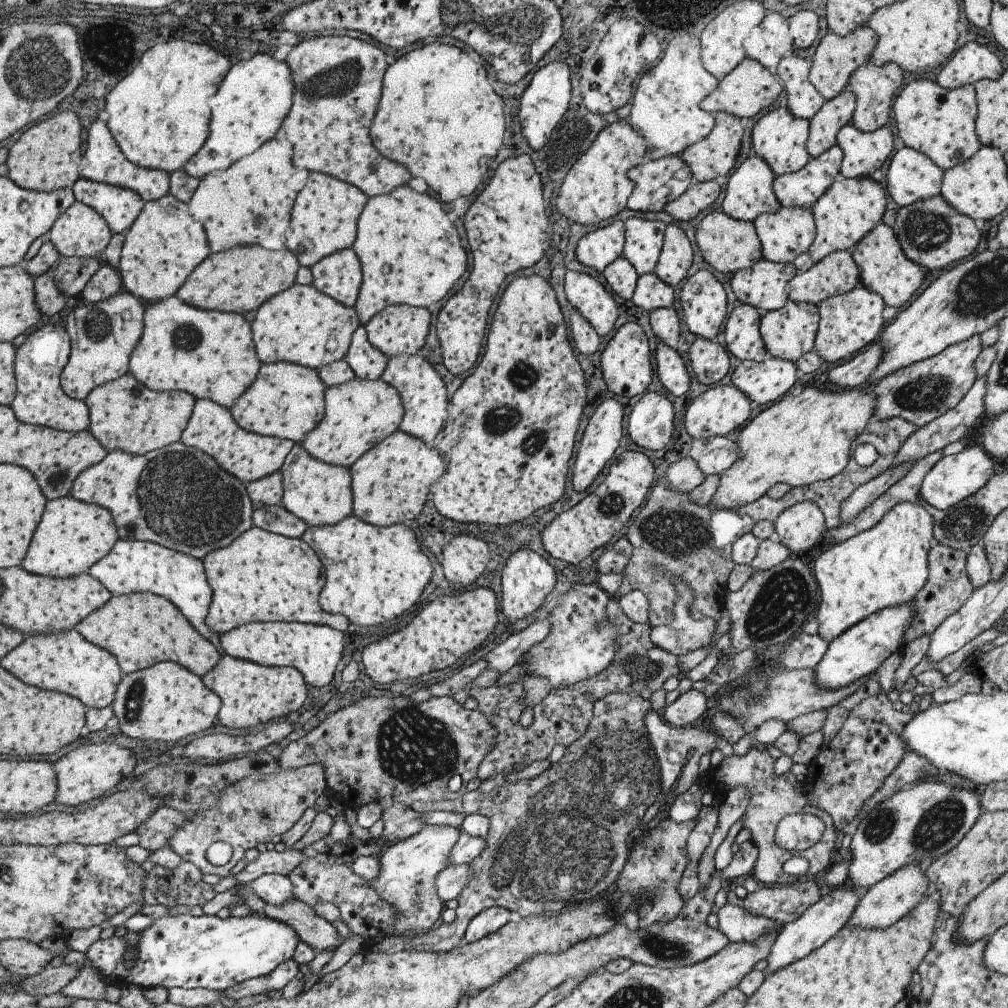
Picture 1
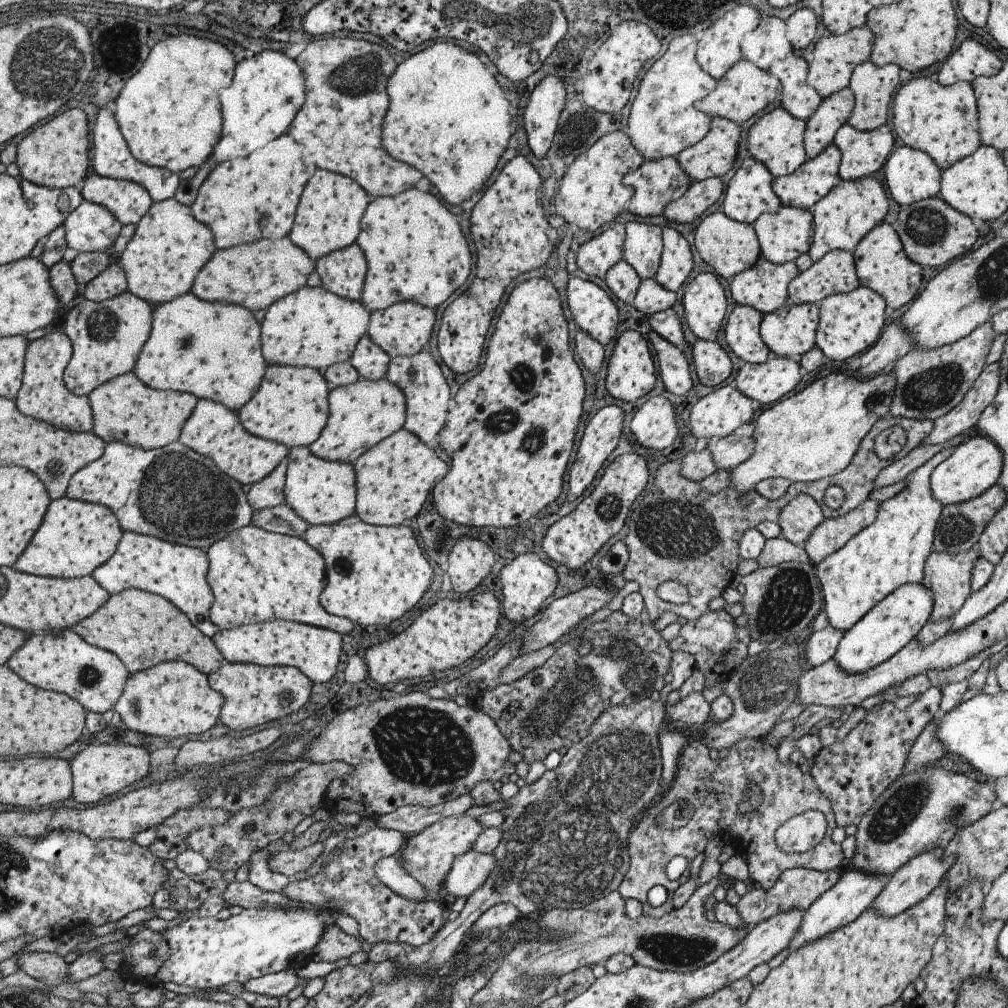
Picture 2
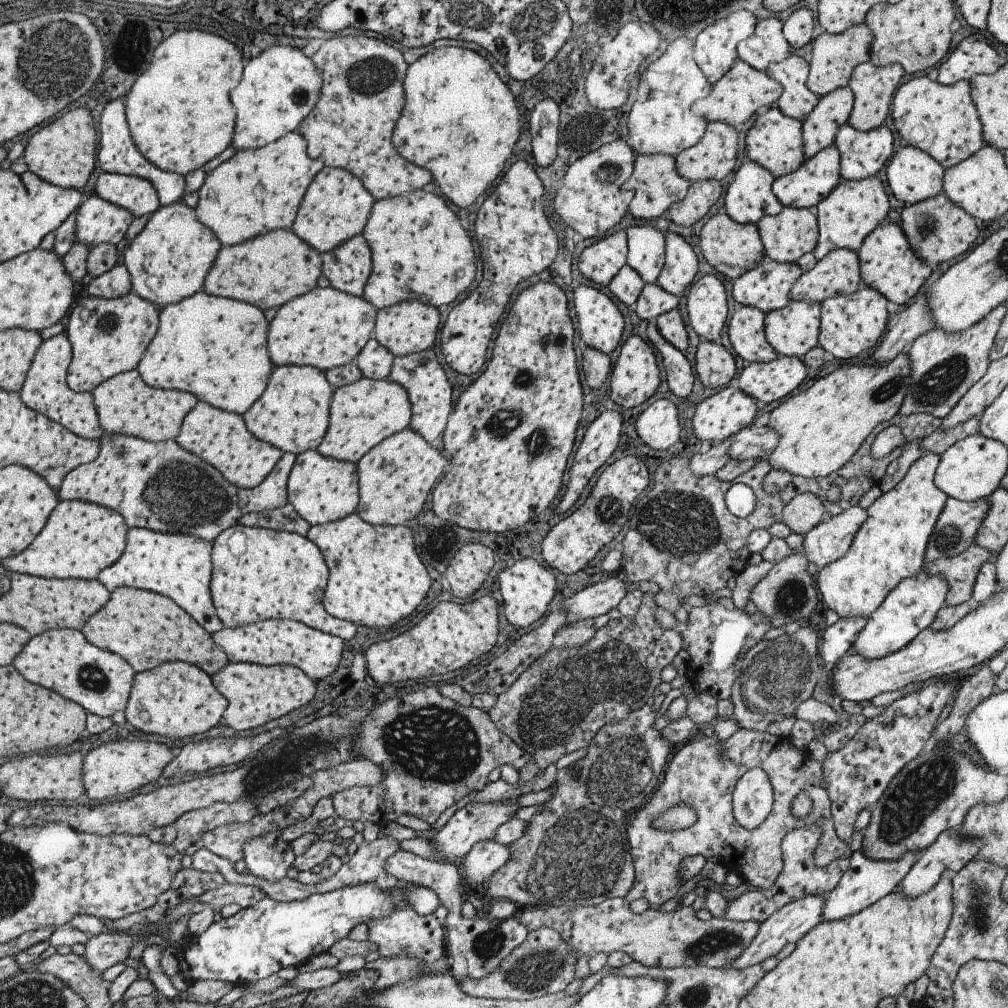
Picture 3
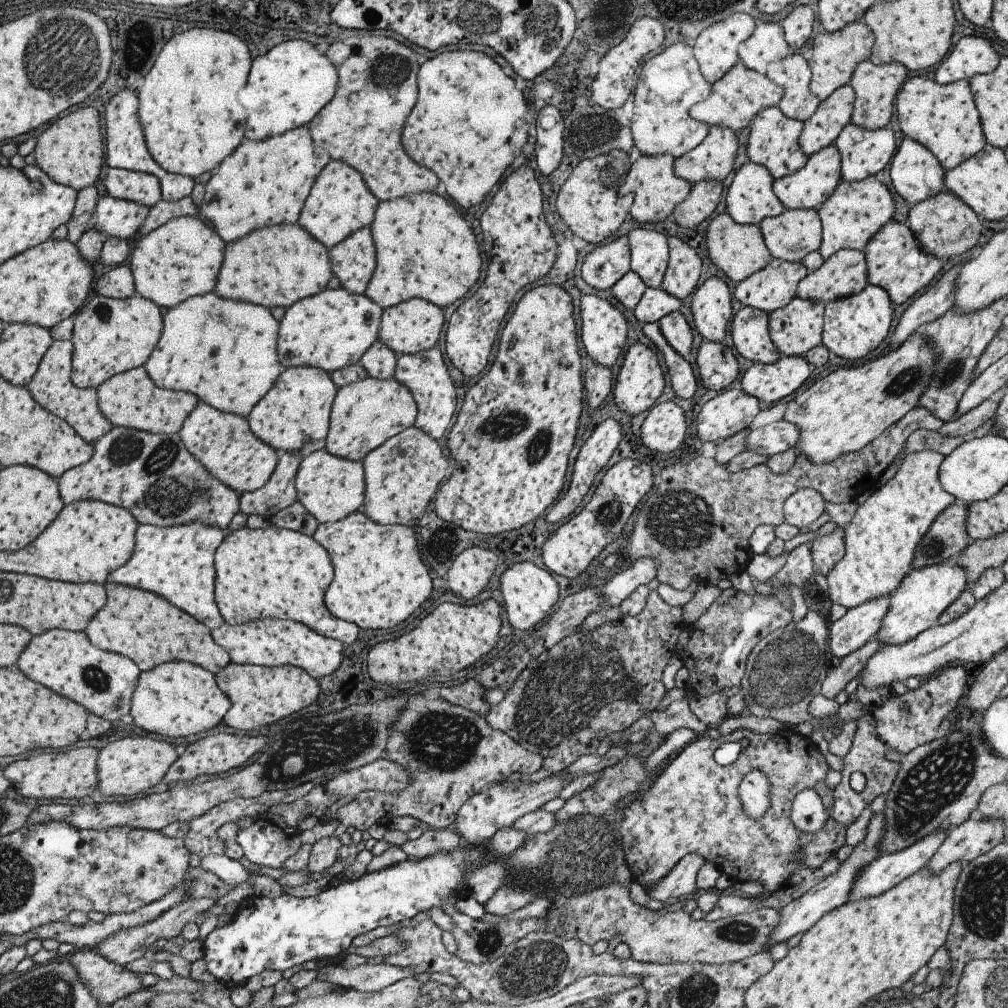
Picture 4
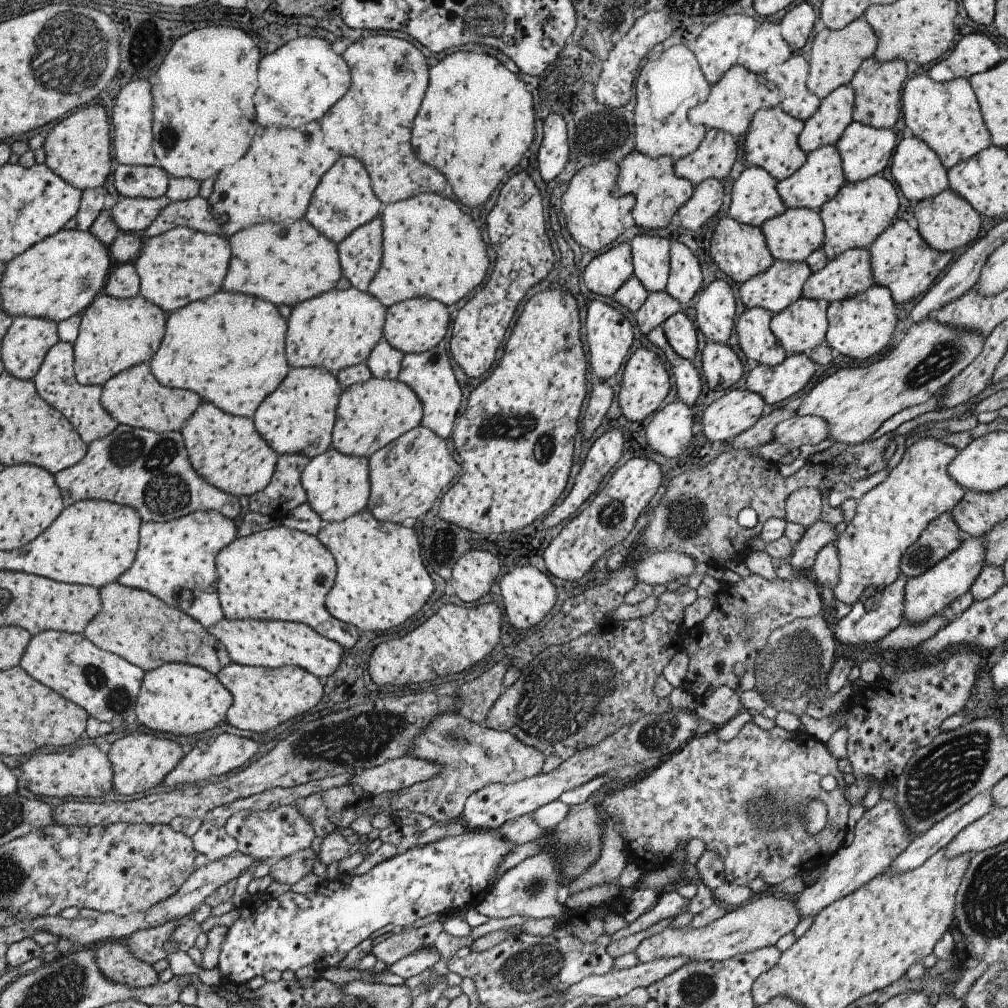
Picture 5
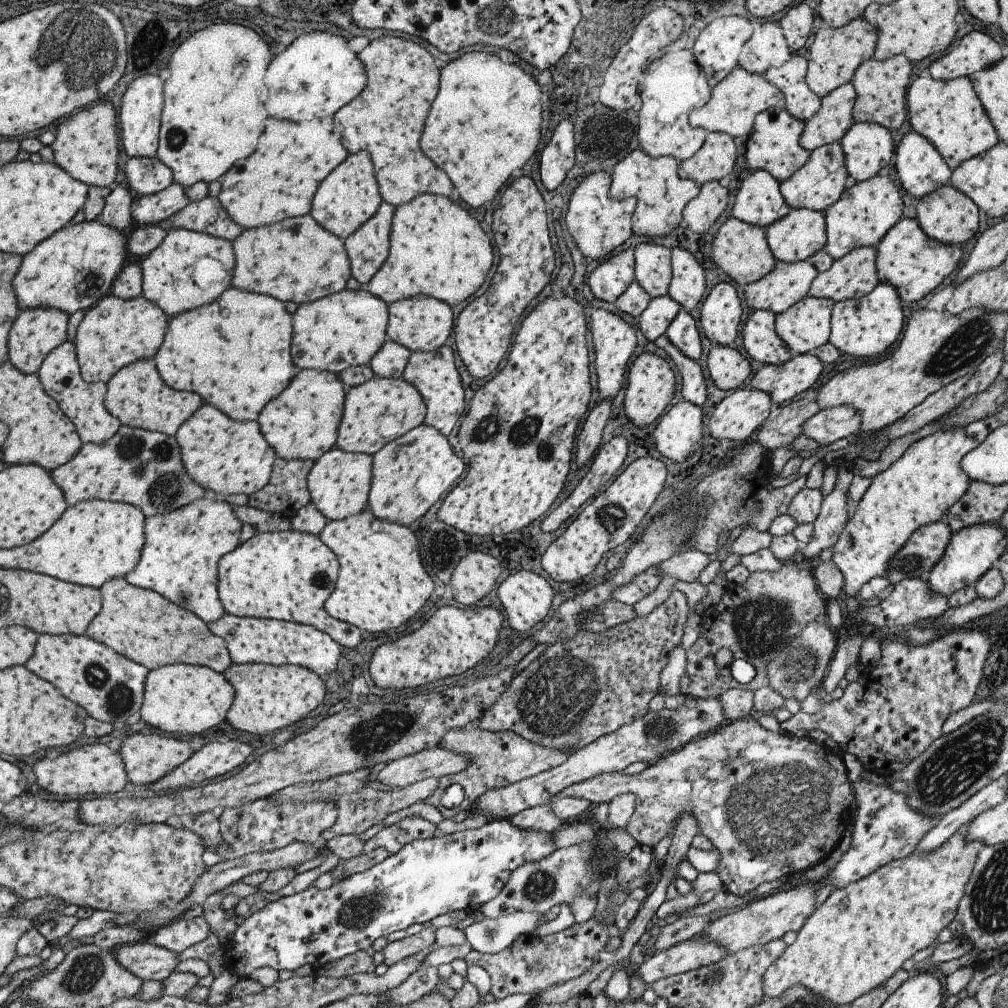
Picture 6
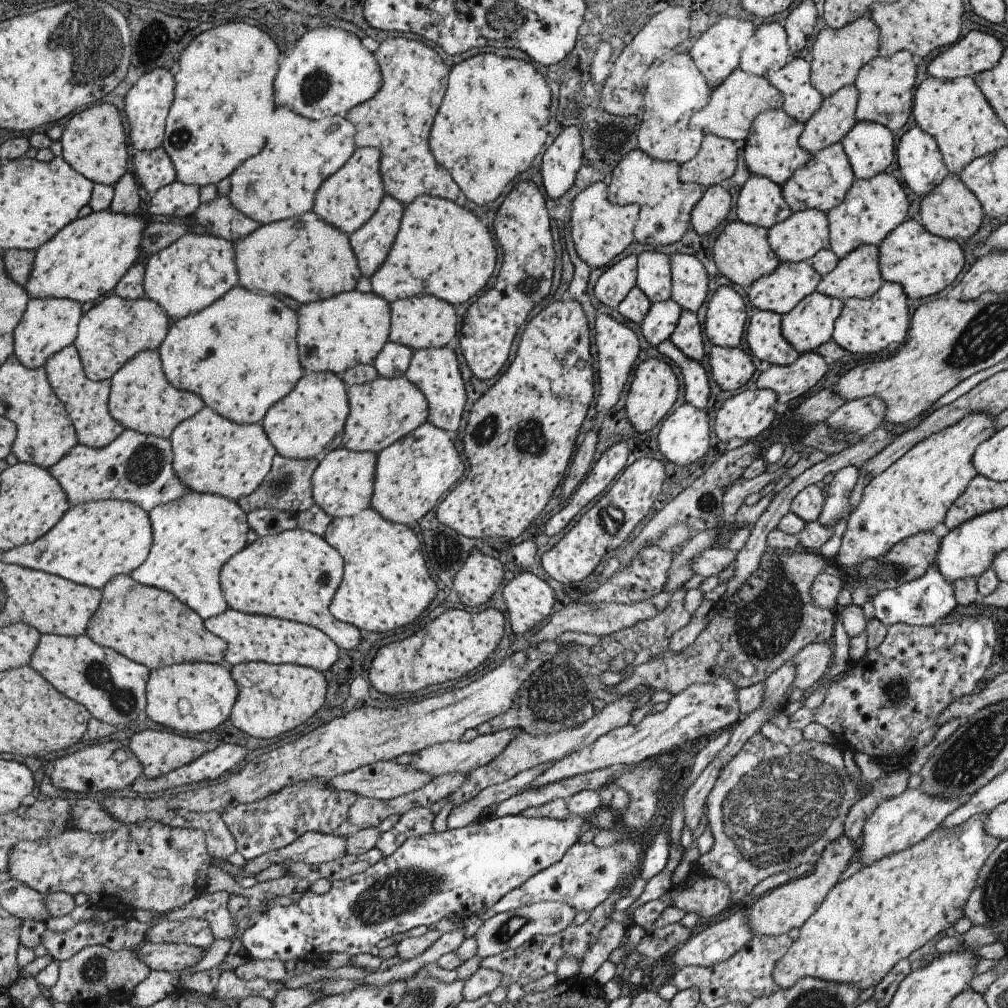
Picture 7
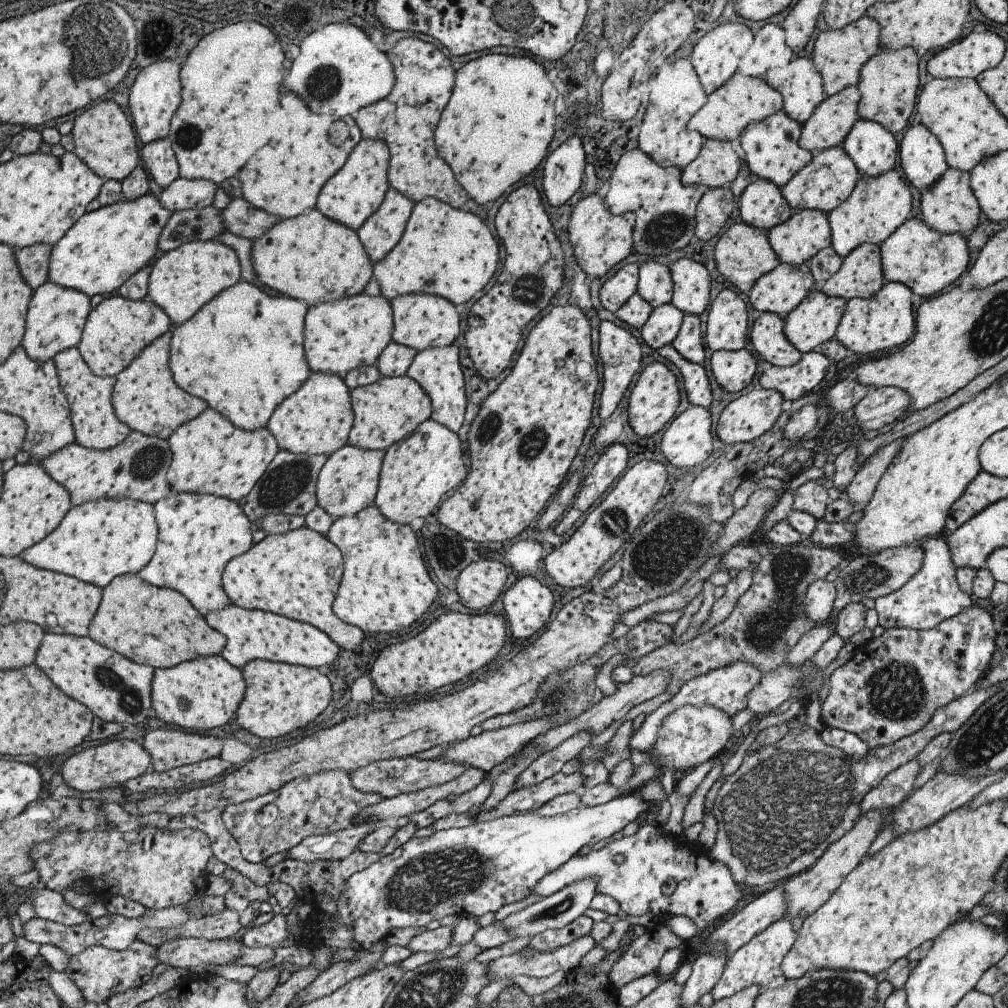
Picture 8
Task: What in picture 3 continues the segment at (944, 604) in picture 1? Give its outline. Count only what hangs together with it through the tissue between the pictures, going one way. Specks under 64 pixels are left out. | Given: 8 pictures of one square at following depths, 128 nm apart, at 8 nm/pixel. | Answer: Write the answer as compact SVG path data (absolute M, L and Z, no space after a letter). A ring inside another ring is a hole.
M974 543L968 550L953 557L942 557L924 565L924 571L931 575L940 575L947 580L949 591L946 605L959 605L971 602L971 592L980 567L984 563L996 560L998 552L986 550Z

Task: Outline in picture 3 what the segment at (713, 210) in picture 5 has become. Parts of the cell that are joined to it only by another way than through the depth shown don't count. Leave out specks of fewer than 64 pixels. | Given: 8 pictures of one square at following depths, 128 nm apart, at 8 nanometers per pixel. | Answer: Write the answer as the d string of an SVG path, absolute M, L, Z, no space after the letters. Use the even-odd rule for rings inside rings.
M708 179L691 183L686 196L670 206L666 216L678 226L692 226L704 218L722 196L722 182Z

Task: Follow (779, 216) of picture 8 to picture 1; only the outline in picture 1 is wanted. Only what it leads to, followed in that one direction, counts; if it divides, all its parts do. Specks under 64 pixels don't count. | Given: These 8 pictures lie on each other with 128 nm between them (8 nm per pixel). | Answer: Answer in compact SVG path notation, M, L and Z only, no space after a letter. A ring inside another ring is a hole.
M758 155L748 157L729 178L722 202L722 212L729 217L752 223L762 213L777 211L781 204L774 194L773 182L775 178L775 174L763 158Z

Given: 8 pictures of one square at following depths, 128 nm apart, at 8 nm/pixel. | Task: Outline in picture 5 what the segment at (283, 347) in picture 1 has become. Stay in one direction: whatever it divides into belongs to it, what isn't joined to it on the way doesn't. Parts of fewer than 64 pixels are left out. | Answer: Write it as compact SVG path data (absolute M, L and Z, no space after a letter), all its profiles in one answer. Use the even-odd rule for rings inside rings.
M332 289L292 308L287 320L286 358L290 368L322 367L336 376L342 369L365 363L383 338L385 307L367 291Z

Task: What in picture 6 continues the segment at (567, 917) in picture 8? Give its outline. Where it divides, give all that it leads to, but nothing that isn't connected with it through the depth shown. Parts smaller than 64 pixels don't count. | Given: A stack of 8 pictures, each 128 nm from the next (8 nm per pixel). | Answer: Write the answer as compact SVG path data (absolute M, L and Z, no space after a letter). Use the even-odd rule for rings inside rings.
M514 911L495 919L486 917L462 931L474 950L493 955L505 951L544 922L544 914L539 912Z

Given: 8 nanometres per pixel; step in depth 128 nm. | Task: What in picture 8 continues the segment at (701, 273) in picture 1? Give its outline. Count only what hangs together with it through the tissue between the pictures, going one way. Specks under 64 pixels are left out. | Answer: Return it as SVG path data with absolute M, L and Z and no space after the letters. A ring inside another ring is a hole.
M724 288L708 310L705 344L713 351L744 349L748 336L746 302Z

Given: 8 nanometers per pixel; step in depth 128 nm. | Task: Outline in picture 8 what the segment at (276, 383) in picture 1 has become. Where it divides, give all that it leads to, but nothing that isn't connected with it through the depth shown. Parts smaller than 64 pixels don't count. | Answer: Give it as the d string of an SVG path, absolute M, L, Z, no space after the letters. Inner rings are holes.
M316 371L294 394L276 407L266 428L282 450L329 457L347 444L354 419L351 390L345 380L337 374Z

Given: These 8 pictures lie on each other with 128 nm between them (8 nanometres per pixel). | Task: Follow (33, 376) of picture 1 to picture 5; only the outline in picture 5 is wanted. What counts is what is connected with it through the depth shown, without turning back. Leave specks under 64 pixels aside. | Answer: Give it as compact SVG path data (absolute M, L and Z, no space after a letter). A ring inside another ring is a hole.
M58 341L44 357L40 365L38 374L34 376L36 390L38 394L56 410L59 410L72 423L81 439L89 445L92 441L107 437L119 422L108 414L101 405L100 385L81 385L76 380L73 364L75 358L73 354L73 344Z

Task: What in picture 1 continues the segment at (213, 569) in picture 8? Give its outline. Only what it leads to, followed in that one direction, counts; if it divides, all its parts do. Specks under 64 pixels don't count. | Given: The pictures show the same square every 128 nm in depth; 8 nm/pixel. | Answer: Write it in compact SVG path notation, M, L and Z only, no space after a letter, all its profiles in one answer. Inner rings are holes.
M118 539L110 554L101 558L89 573L100 581L112 595L154 593L167 598L191 622L191 625L219 648L219 634L214 633L205 620L213 597L208 584L203 559L178 552L152 541Z

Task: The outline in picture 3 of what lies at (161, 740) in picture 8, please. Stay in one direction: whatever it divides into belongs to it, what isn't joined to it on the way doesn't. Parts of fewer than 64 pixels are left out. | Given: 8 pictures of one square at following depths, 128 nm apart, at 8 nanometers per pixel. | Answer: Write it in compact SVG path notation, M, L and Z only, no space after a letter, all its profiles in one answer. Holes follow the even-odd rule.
M116 740L93 748L90 752L86 752L83 764L85 793L92 800L106 800L106 798L114 798L114 796L123 797L124 794L130 794L130 792L146 786L148 782L156 782L160 775L165 774L167 764L172 762L174 756L170 749L166 748L164 743L146 740Z

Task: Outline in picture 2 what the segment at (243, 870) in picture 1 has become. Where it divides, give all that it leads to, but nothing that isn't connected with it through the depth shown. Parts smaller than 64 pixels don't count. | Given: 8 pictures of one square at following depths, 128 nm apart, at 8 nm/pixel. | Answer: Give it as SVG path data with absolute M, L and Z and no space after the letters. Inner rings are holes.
M318 841L305 849L281 851L274 856L270 856L269 865L273 871L293 878L294 874L308 870L316 862L316 858L322 854L323 850L322 841Z

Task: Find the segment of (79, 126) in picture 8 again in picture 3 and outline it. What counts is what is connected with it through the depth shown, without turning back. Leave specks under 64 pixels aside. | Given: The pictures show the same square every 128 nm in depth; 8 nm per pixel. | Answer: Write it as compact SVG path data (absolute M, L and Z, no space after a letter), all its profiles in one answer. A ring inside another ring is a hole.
M77 108L62 114L54 122L38 130L23 154L28 170L42 180L64 188L82 192L90 174L96 168L96 124L86 108Z

